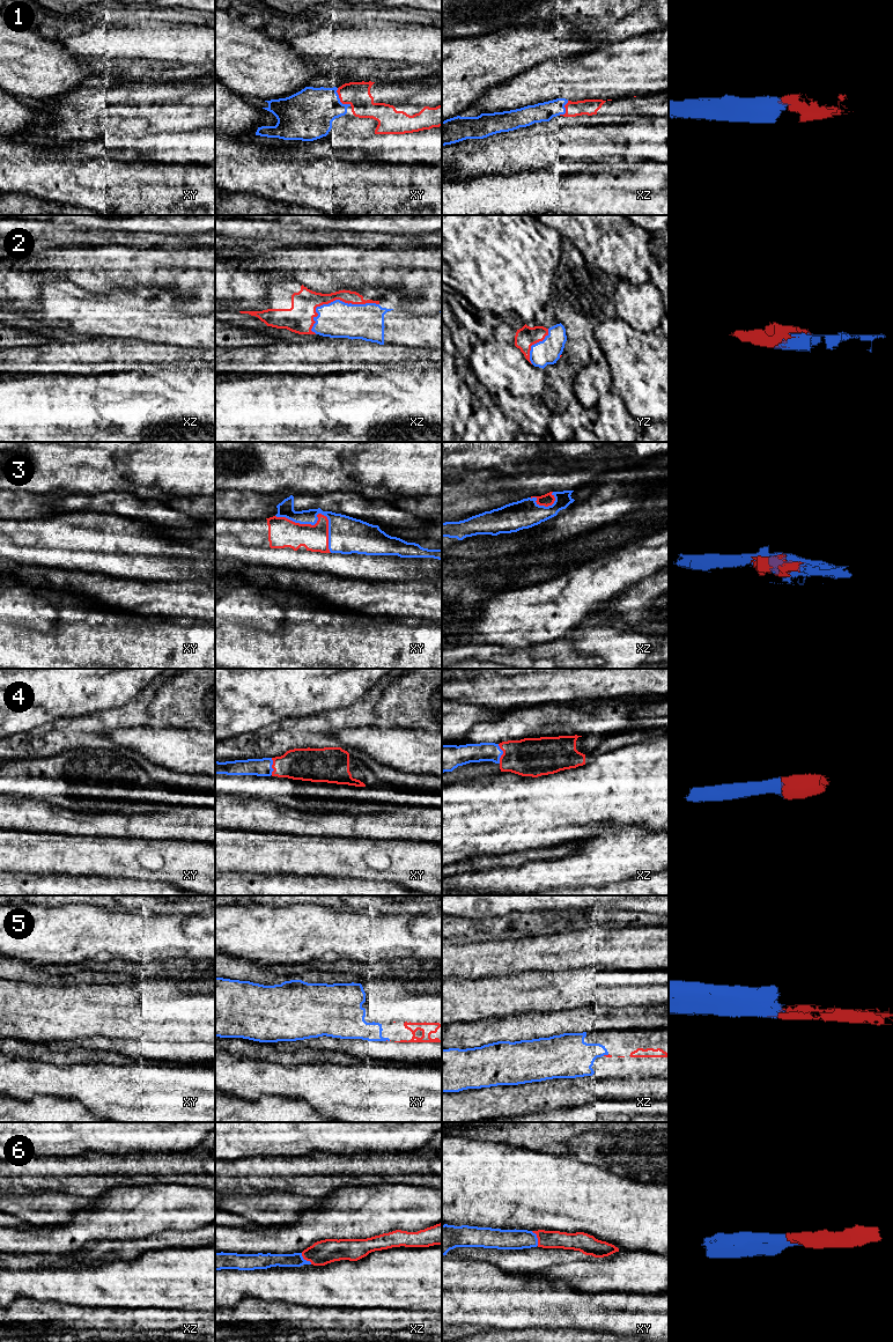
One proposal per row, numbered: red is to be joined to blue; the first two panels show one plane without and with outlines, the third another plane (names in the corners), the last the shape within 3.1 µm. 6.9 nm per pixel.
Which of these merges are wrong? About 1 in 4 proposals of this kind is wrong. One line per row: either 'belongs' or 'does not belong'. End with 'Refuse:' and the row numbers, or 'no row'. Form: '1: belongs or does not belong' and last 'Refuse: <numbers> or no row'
1: belongs
2: belongs
3: belongs
4: belongs
5: belongs
6: belongs
Refuse: no row

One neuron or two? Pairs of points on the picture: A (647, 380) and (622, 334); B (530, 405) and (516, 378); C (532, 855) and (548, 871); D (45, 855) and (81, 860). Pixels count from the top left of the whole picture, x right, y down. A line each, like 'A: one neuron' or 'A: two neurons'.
A: one neuron
B: two neurons
C: two neurons
D: one neuron

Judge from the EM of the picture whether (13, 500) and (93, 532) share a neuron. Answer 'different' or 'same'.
different

